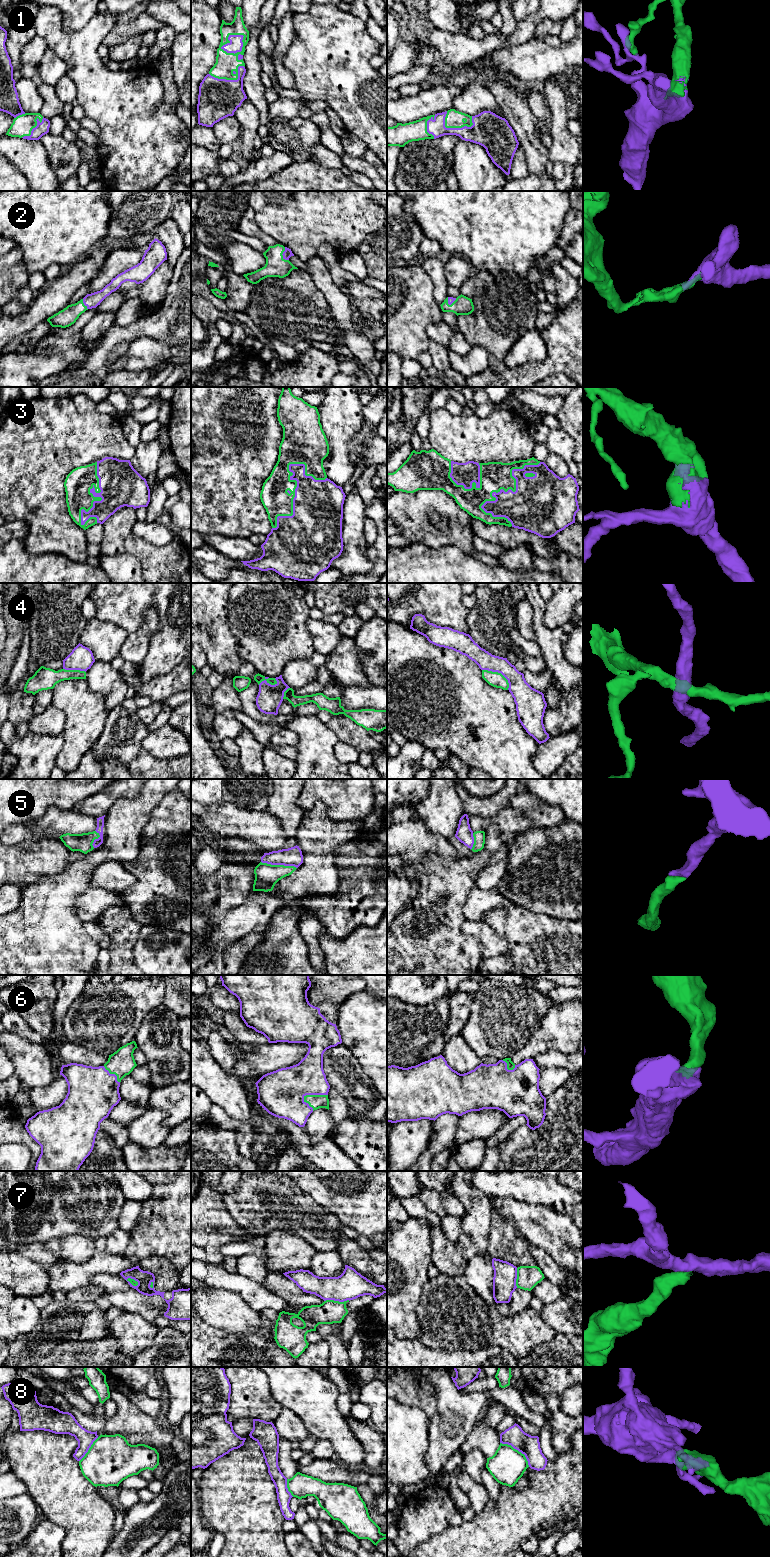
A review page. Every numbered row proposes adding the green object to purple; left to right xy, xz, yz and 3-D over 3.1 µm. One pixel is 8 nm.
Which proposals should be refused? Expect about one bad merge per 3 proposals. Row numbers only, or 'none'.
4, 7, 8

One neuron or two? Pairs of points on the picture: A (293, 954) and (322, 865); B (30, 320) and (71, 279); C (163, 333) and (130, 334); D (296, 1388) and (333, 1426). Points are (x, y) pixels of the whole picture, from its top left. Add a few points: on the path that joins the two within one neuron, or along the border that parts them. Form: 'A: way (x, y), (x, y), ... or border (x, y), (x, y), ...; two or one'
A: border (335, 893), (331, 896), (309, 895), (289, 898); two
B: way (40, 310), (61, 289); one
C: way (155, 330), (138, 330); one
D: way (306, 1396), (323, 1416); one

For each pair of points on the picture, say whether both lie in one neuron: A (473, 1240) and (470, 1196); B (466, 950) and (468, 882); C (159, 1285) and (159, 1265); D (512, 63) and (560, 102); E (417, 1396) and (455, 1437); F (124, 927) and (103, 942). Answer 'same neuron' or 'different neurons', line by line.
A: same neuron
B: same neuron
C: same neuron
D: different neurons
E: different neurons
F: different neurons

